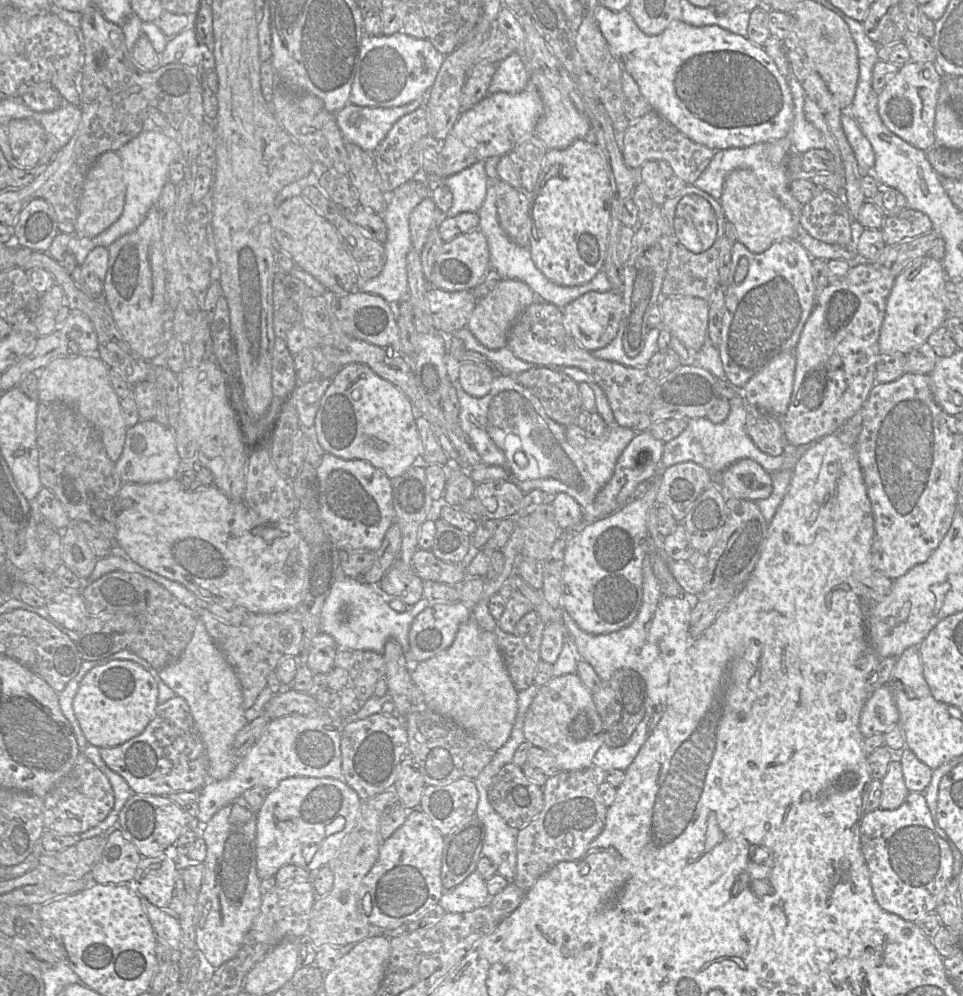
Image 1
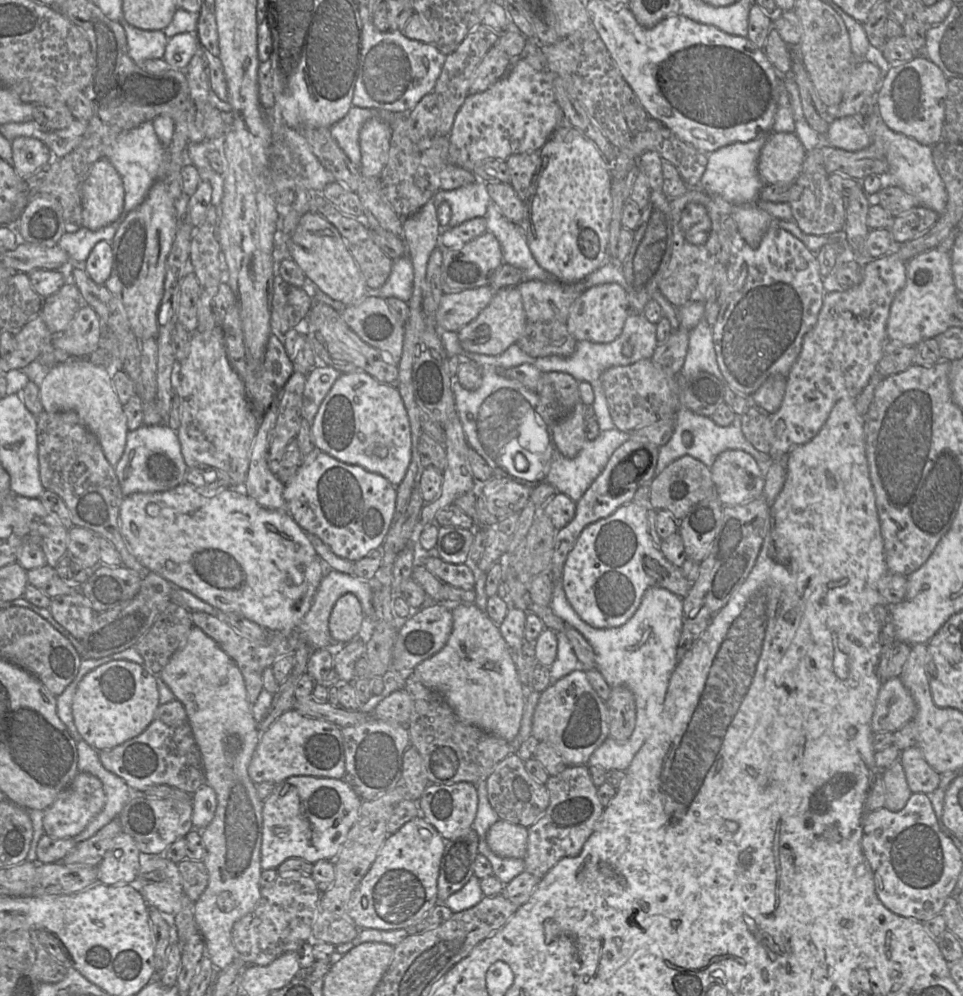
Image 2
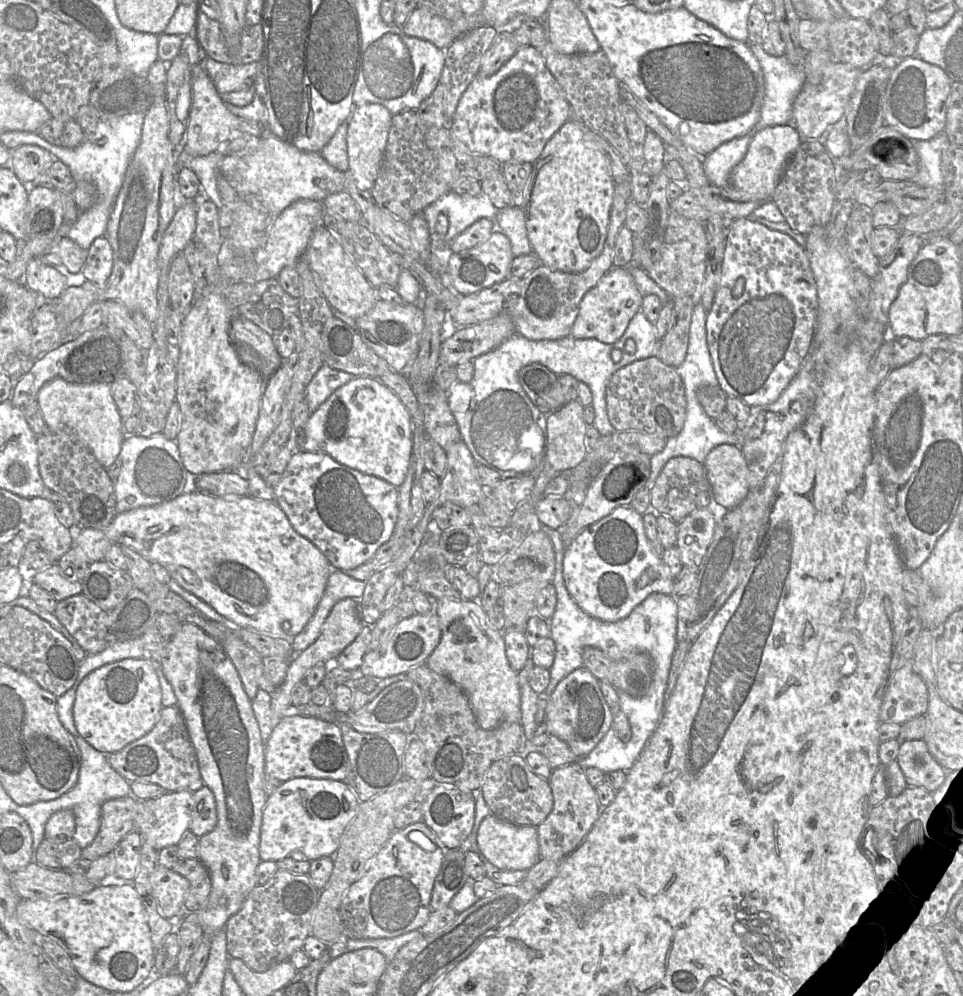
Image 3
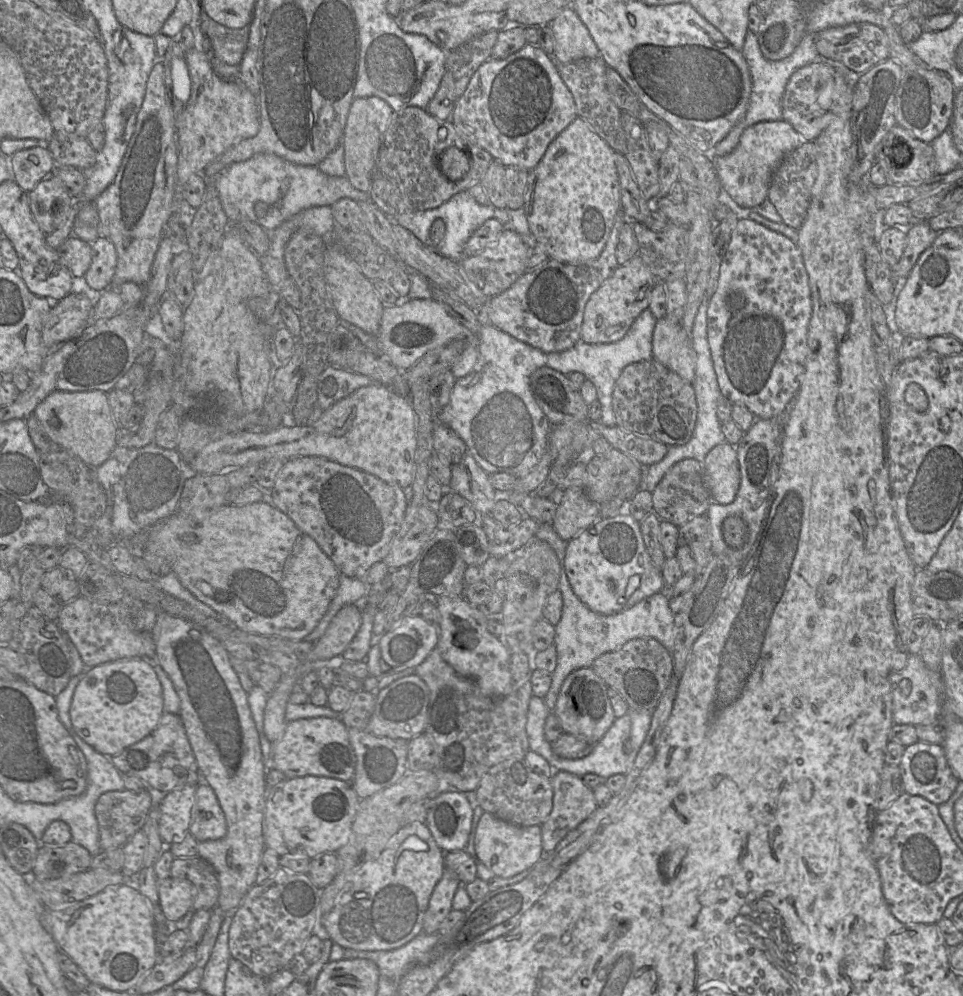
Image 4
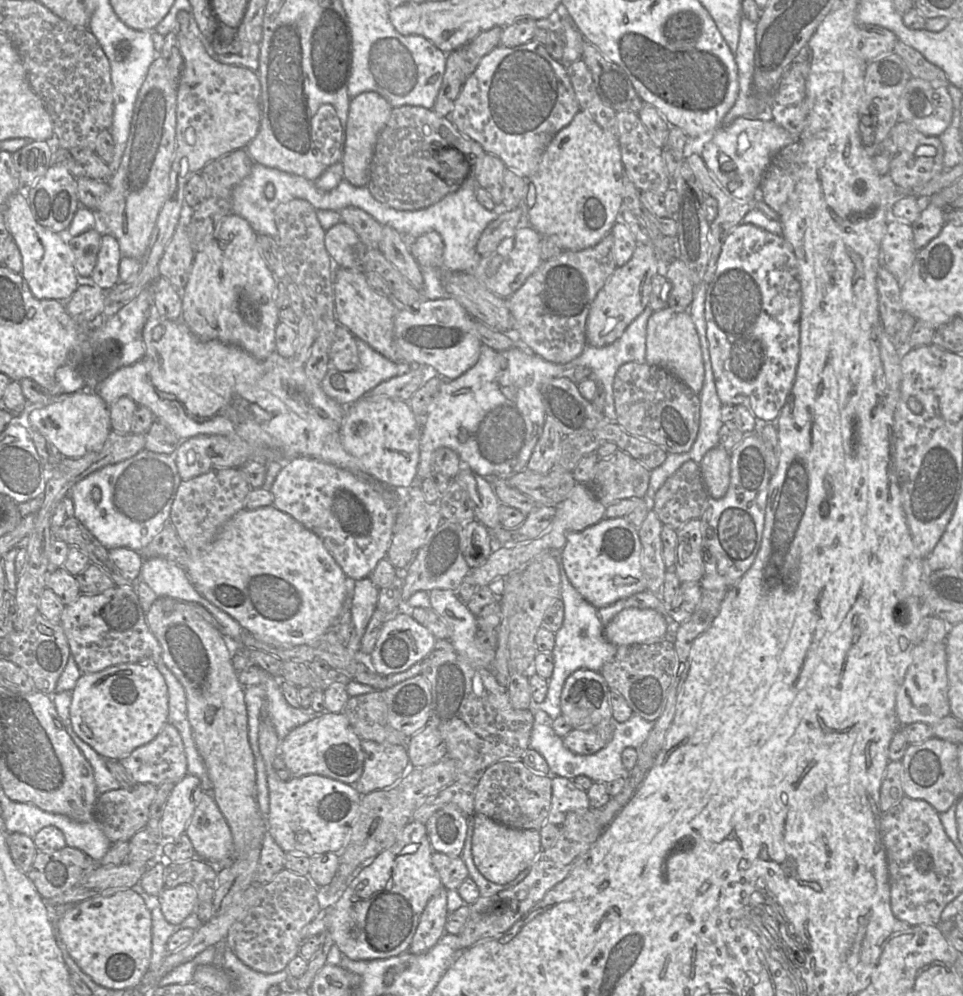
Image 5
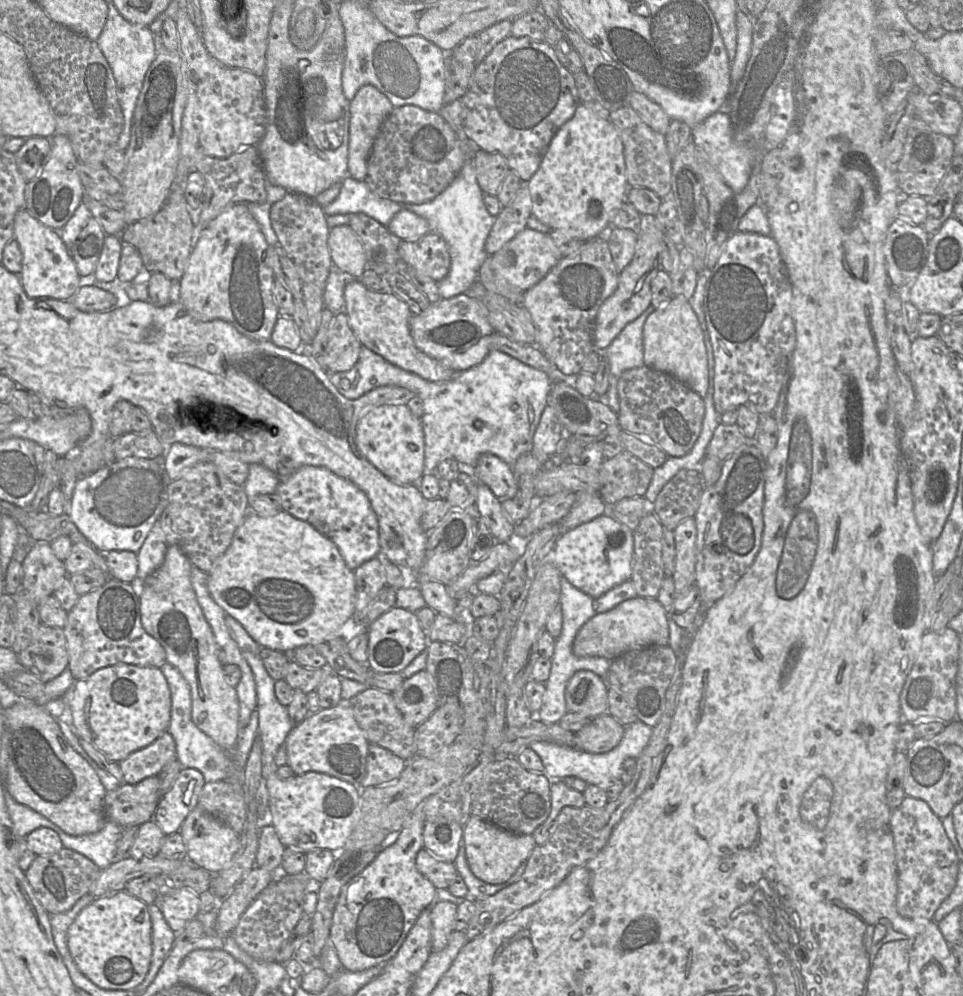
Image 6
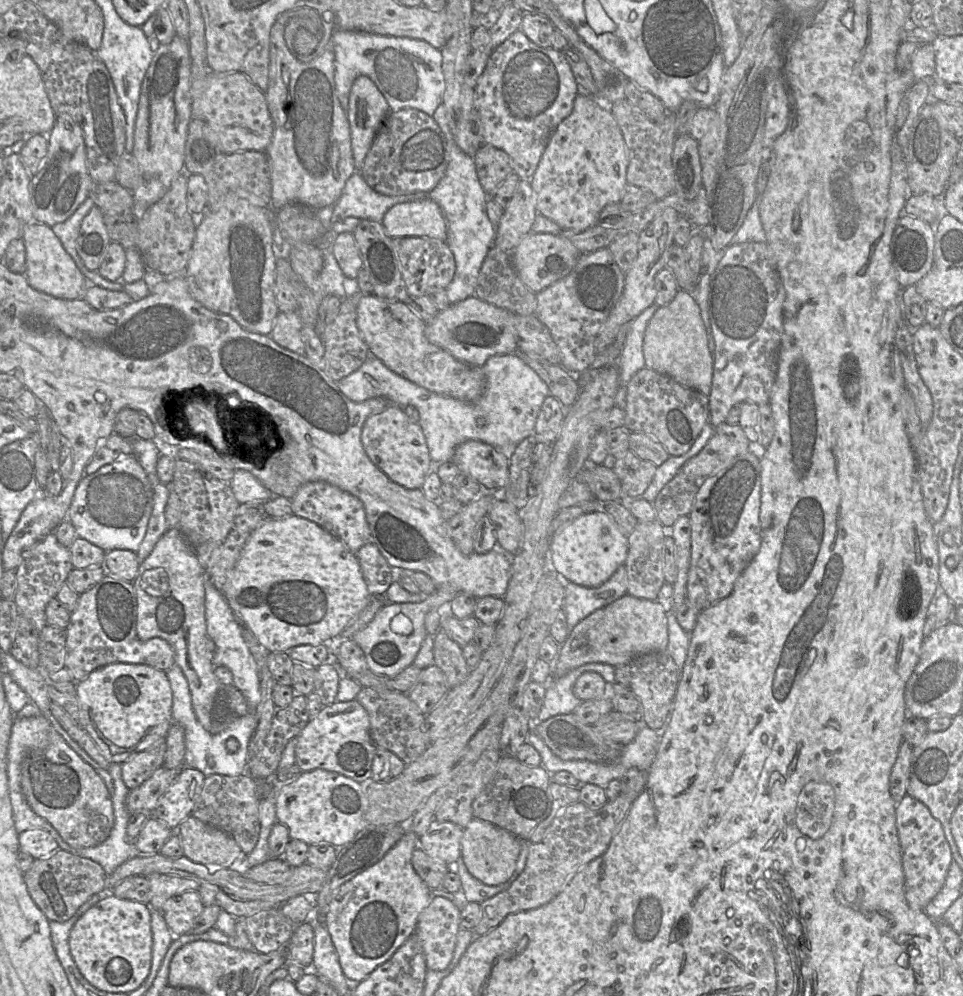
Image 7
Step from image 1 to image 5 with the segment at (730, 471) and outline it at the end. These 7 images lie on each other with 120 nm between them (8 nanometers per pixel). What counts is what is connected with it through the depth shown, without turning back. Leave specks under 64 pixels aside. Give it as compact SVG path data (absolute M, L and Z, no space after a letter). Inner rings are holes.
M718 445L709 450L700 462L707 492L711 498L722 498L730 483L730 451Z

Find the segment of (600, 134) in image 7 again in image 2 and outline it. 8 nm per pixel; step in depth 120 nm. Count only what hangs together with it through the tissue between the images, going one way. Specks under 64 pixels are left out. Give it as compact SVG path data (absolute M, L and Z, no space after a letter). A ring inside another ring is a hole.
M569 125L556 128L540 150L541 165L532 177L525 197L524 225L527 244L536 262L562 283L575 283L606 261L612 216L610 164L595 145Z

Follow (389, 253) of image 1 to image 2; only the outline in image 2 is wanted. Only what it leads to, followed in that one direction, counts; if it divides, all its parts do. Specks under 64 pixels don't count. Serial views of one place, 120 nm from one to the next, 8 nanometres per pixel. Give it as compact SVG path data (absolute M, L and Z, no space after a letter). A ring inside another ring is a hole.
M406 253L393 259L392 268L387 281L378 289L368 289L368 296L378 296L383 299L396 297L408 302L413 293L414 268L411 258Z

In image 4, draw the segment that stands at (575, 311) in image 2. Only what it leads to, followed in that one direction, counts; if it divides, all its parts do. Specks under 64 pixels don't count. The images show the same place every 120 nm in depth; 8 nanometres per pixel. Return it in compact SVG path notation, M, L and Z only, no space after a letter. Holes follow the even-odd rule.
M636 254L614 272L594 291L584 308L580 329L581 341L605 344L620 340L642 311L649 307L650 296L657 280L642 258Z

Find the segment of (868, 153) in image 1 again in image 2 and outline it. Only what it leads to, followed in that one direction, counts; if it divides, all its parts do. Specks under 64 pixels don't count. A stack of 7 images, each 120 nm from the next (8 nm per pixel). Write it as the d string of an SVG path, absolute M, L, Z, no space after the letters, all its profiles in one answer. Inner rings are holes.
M845 116L830 122L824 142L846 151L859 151L872 144L860 116Z

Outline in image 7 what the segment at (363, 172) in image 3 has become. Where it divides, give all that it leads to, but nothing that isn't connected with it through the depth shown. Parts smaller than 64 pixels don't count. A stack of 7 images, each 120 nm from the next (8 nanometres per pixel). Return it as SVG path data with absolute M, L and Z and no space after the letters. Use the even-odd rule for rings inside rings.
M358 76L350 89L347 118L350 127L351 149L356 171L360 171L373 139L390 112L388 103L375 83L367 76Z

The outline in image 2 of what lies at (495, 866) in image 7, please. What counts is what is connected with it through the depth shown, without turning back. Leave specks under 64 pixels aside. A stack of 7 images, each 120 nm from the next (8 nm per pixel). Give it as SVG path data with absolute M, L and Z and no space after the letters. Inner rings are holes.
M499 819L487 831L486 841L496 855L523 859L527 850L528 828Z

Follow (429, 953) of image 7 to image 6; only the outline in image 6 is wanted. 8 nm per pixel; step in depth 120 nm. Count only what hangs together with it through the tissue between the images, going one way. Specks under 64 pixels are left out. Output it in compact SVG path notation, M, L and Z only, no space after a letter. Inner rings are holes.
M435 901L430 907L432 922L432 952L442 951L455 931L457 905L449 901Z

